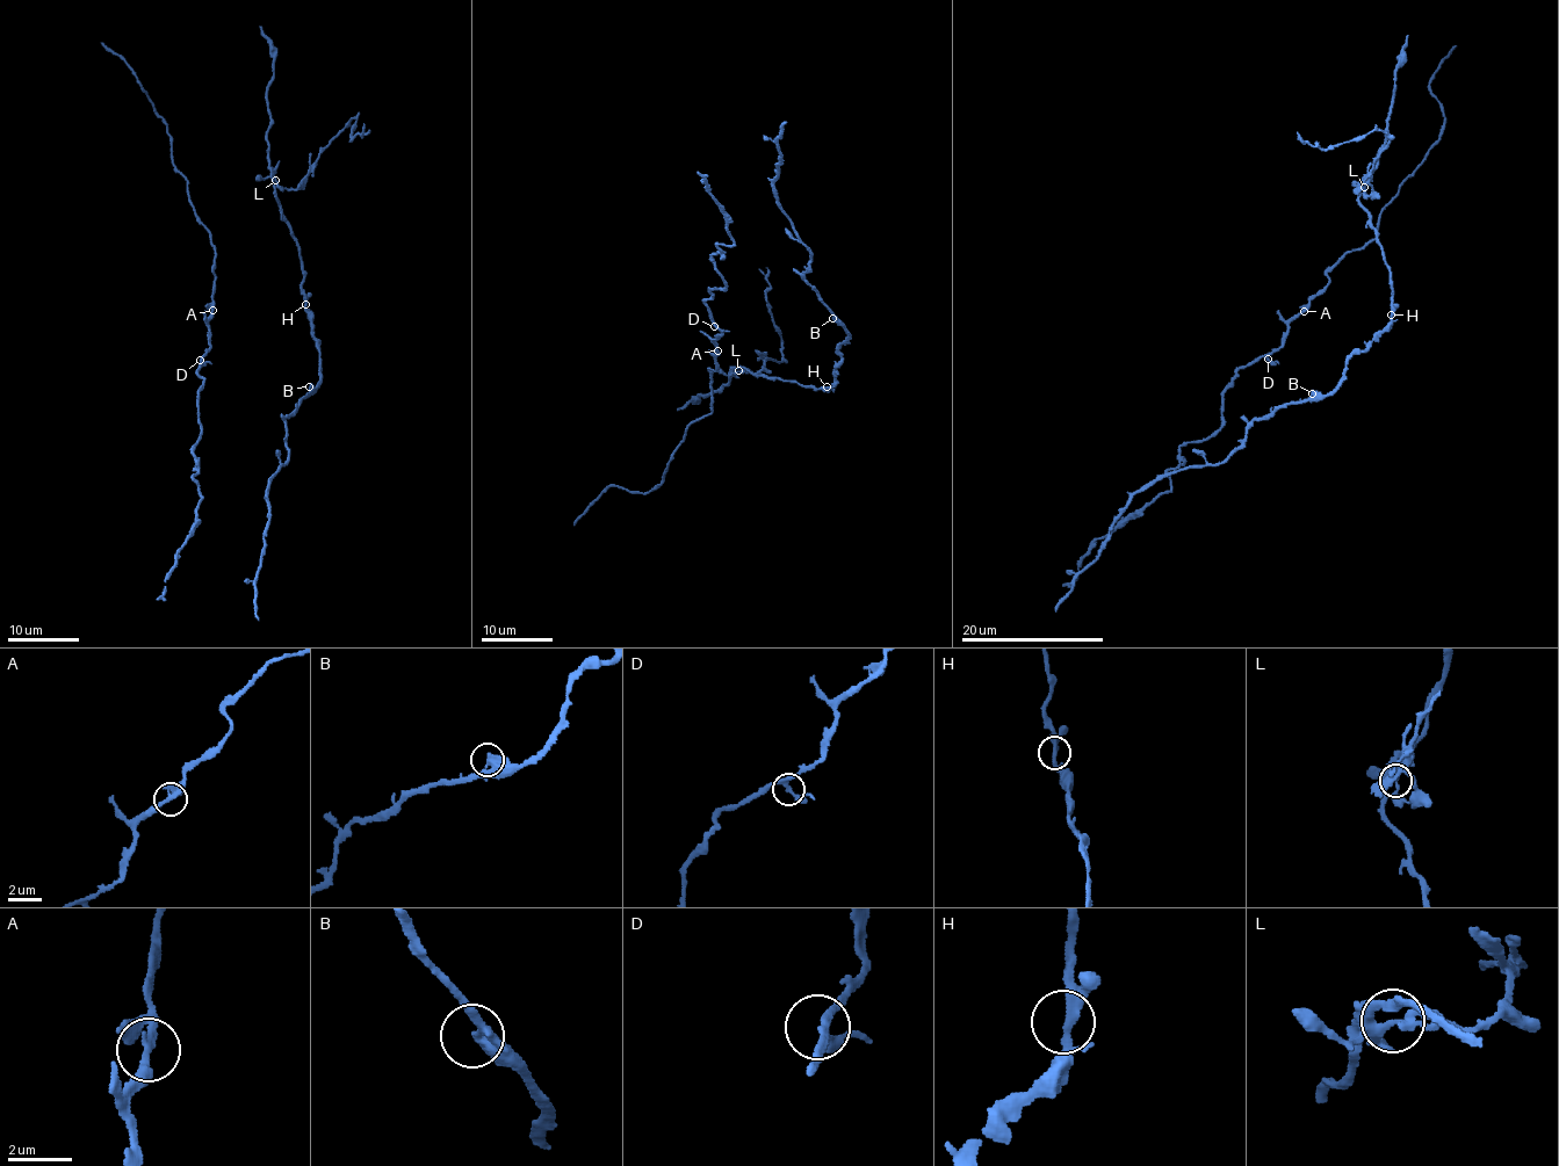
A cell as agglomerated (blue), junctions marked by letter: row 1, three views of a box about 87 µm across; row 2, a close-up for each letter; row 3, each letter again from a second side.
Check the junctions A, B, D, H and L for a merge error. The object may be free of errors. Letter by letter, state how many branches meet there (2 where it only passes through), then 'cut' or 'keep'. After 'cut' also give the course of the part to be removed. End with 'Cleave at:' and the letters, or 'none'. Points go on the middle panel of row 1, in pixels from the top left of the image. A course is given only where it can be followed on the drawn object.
A: 3 | keep
B: 3 | keep
D: 3 | keep
H: 4 | keep
L: 4 | cut | (738, 371), (760, 371), (763, 360), (782, 360), (781, 340), (764, 294), (770, 282), (758, 269)
Cleave at: L

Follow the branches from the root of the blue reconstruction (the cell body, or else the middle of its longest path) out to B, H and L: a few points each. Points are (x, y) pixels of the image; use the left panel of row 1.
B: (268, 485), (288, 456), (286, 421), (307, 398), (309, 386)
H: (268, 485), (288, 456), (287, 418), (314, 393), (320, 376), (318, 341), (305, 304)
L: (268, 485), (288, 456), (287, 418), (320, 376), (303, 261), (276, 179)

